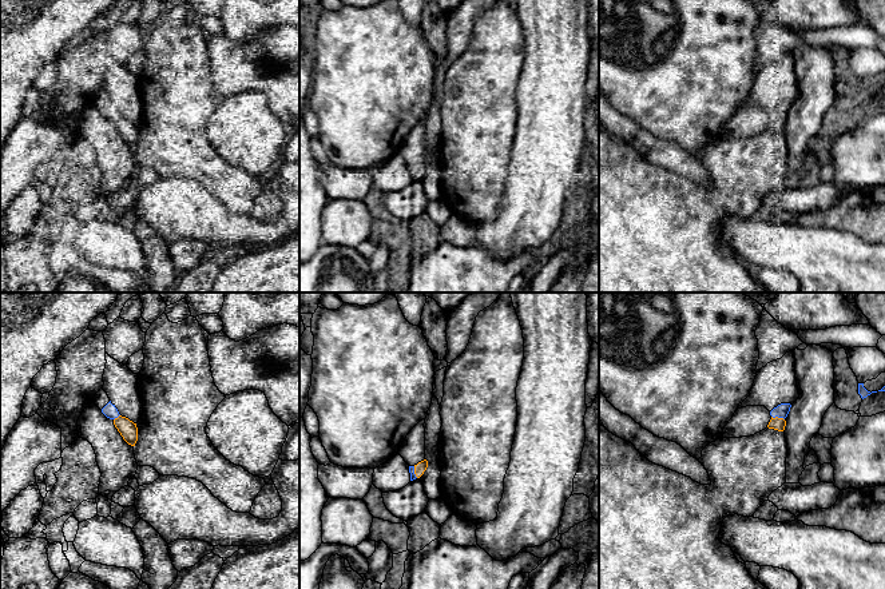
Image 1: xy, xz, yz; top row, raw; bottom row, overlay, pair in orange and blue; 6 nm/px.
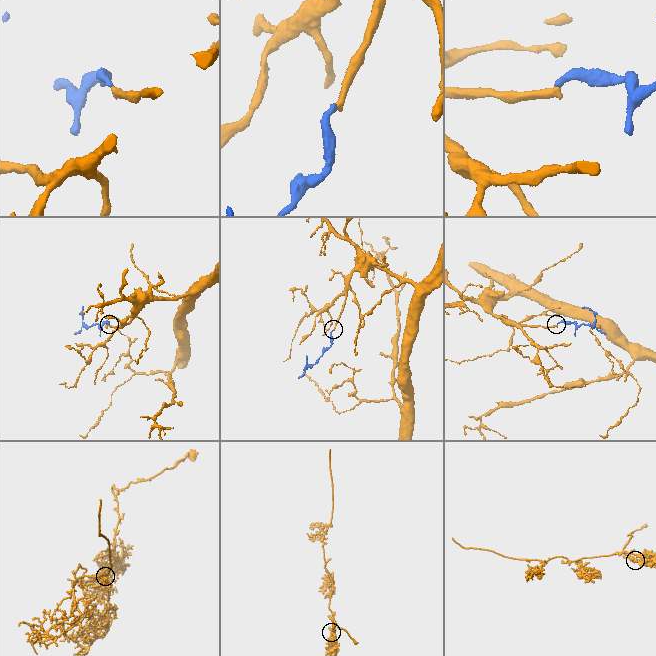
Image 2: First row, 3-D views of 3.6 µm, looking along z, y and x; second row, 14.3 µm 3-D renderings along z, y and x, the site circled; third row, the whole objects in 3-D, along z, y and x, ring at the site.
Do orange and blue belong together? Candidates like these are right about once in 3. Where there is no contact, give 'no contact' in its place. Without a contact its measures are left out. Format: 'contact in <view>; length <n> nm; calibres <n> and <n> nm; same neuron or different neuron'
contact in yz; length 80 nm; calibres 80 and 80 nm; same neuron

